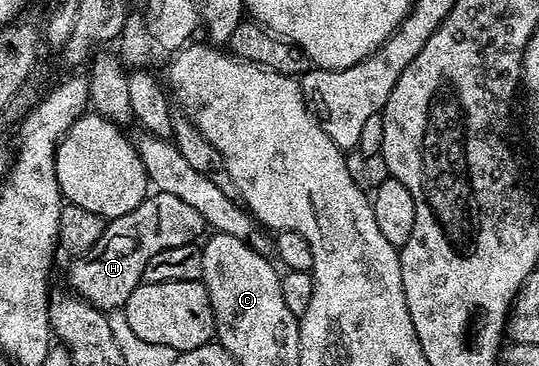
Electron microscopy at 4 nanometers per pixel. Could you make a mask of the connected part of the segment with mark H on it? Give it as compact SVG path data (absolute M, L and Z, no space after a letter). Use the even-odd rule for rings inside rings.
M156 191L149 194L147 199L143 199L138 209L130 209L130 213L122 217L107 220L102 237L98 237L98 241L84 255L77 255L71 260L72 268L68 271L68 283L72 287L69 288L102 312L111 313L123 308L130 293L134 293L134 289L142 282L146 264L150 262L150 257L154 257L154 253L162 253L162 249L174 249L174 245L196 243L205 231L206 224L202 213L197 213L191 205L186 205L186 201L181 201L170 193Z

